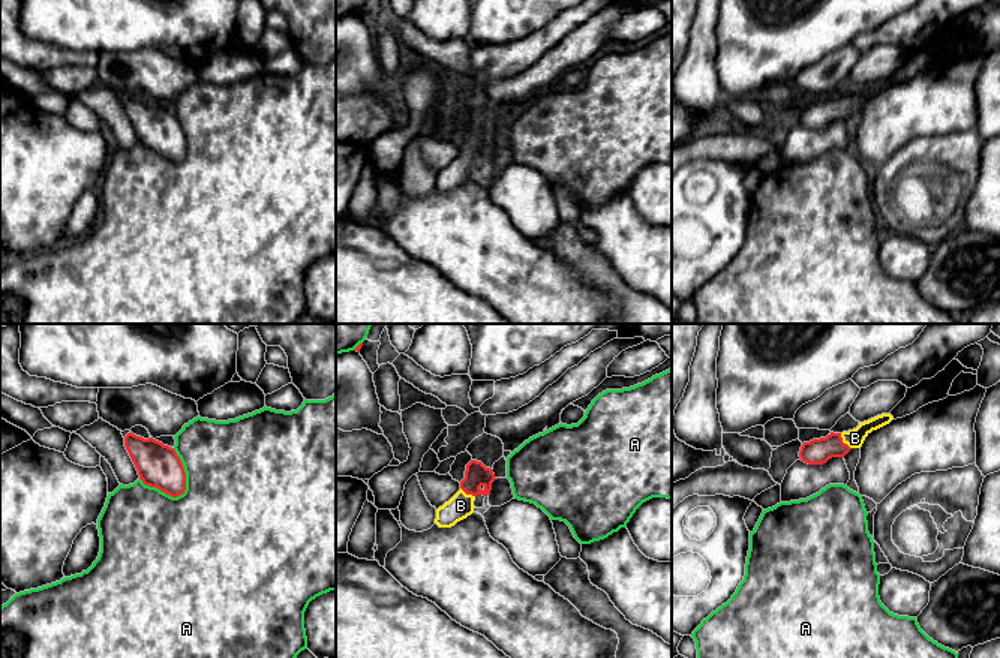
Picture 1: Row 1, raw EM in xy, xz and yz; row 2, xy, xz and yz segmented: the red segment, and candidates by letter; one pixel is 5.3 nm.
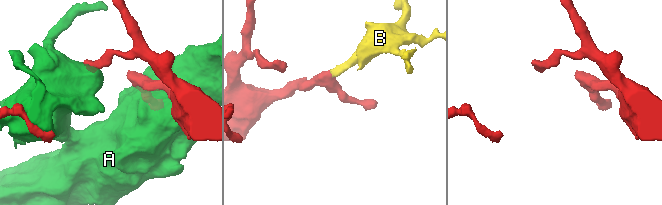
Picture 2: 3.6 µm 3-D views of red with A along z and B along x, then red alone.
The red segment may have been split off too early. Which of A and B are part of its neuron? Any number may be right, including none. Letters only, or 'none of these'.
B

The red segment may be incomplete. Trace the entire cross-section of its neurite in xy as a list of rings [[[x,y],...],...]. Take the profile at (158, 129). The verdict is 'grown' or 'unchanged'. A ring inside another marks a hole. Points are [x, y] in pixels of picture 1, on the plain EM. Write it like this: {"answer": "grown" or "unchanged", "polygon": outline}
{"answer": "unchanged", "polygon": [[[132,96],[124,100],[124,111],[145,150],[156,151],[172,162],[184,157],[186,136],[174,112]]]}

